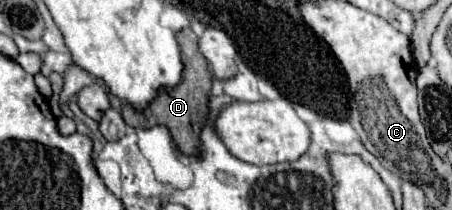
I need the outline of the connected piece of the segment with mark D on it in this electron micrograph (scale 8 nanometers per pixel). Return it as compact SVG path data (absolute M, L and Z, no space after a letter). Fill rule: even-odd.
M190 27L178 31L176 39L178 39L180 53L182 53L182 63L184 63L182 81L176 87L160 89L158 95L154 97L154 101L148 107L144 107L142 111L134 109L130 103L124 103L122 105L122 117L132 127L152 127L152 125L164 123L170 129L172 139L178 145L178 149L182 149L184 153L194 153L196 143L198 143L198 133L200 133L200 119L206 115L206 103L208 103L208 97L210 97L212 73L208 71L206 59L202 57L202 53L198 49L198 37ZM202 81L204 81L204 91L202 91Z

